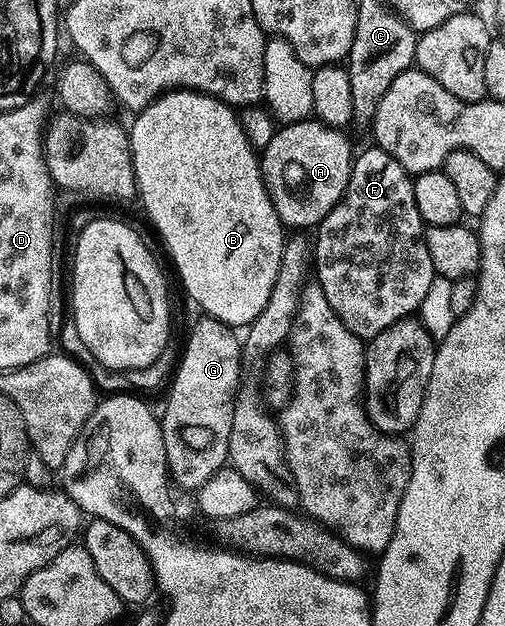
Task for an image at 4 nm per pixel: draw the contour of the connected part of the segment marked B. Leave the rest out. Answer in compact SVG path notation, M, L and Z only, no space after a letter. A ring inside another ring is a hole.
M180 89L164 93L153 104L146 105L136 117L139 118L129 125L129 136L137 197L138 200L143 200L143 209L147 212L148 219L155 224L160 239L167 244L167 253L171 256L176 271L179 272L179 281L183 284L184 291L203 308L202 312L206 316L232 327L240 327L239 325L250 327L257 319L257 315L261 315L261 311L265 311L265 303L269 303L273 283L277 283L277 271L281 267L281 255L285 244L285 236L283 237L285 228L267 194L260 169L260 158L257 156L256 150L252 149L245 139L245 131L241 131L238 112L232 106L218 101L207 93Z

